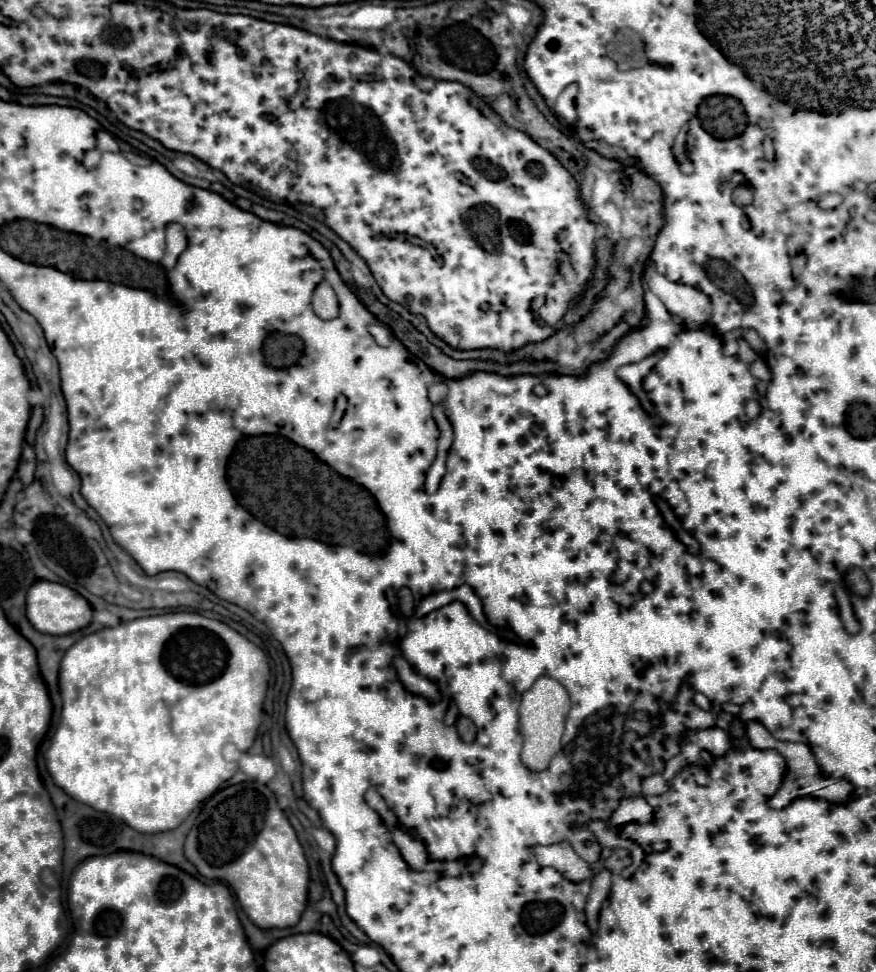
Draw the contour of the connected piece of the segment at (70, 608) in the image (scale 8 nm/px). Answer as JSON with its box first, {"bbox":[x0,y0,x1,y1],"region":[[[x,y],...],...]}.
{"bbox":[27,580,93,636],"region":[[[37,580],[27,592],[27,618],[33,624],[33,628],[43,634],[63,636],[63,634],[77,632],[77,630],[89,626],[91,616],[93,616],[91,604],[81,594],[71,590],[69,586],[63,586],[57,582],[47,582],[47,580]]]}

